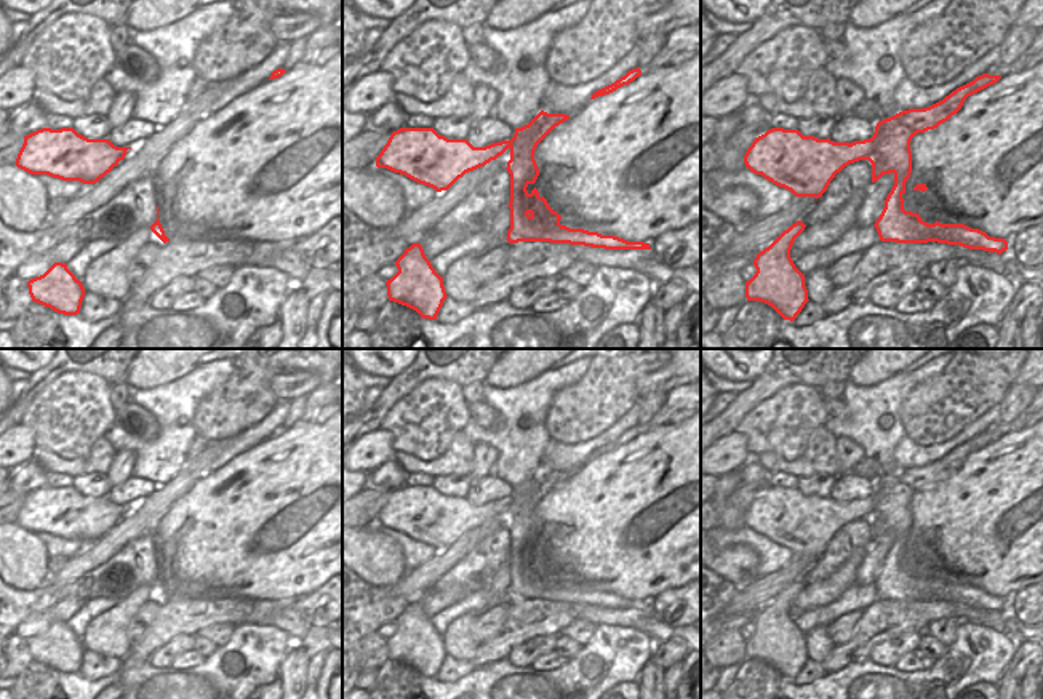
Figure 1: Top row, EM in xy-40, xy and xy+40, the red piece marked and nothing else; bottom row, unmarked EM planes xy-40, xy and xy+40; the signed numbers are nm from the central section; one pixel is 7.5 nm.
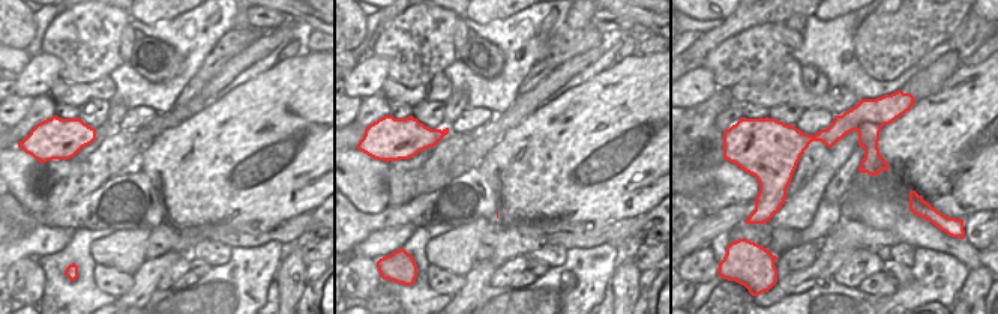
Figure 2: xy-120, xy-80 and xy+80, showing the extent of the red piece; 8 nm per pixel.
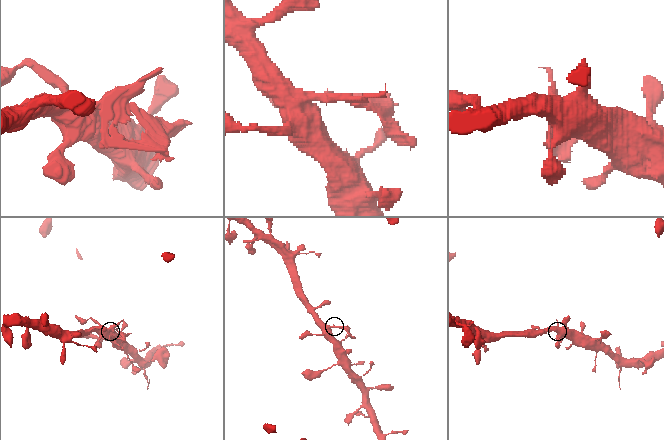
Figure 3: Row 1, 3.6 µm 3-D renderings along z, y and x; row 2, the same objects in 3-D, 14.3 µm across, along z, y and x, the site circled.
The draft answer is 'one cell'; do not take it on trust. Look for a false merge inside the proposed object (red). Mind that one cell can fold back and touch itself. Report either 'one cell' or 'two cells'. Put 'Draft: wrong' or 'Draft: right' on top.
Draft: wrong
two cells

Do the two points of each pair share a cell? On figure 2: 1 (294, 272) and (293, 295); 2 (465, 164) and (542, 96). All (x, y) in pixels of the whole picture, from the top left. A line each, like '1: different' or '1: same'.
1: same
2: same

